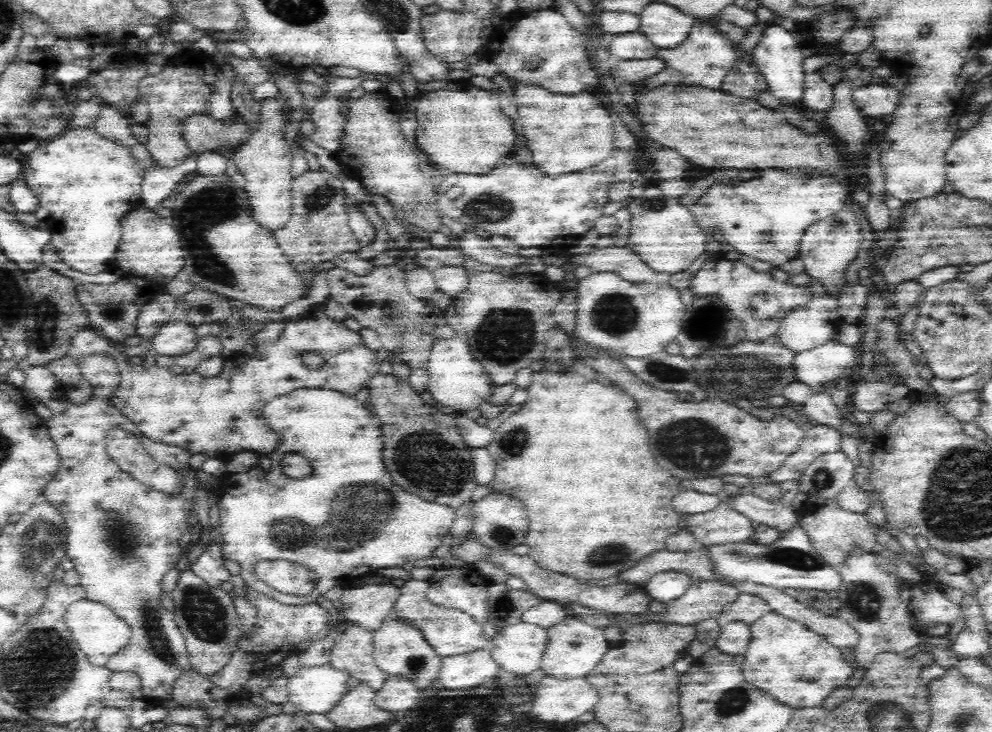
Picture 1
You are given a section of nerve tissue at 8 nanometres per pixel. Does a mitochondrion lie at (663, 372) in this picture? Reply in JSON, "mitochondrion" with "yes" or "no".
{"mitochondrion":"yes"}

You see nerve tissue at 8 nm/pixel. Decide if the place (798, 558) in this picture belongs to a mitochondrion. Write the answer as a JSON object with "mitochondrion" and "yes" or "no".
{"mitochondrion":"yes"}

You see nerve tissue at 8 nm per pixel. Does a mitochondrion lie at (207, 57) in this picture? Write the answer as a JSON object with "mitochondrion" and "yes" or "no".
{"mitochondrion":"no"}

